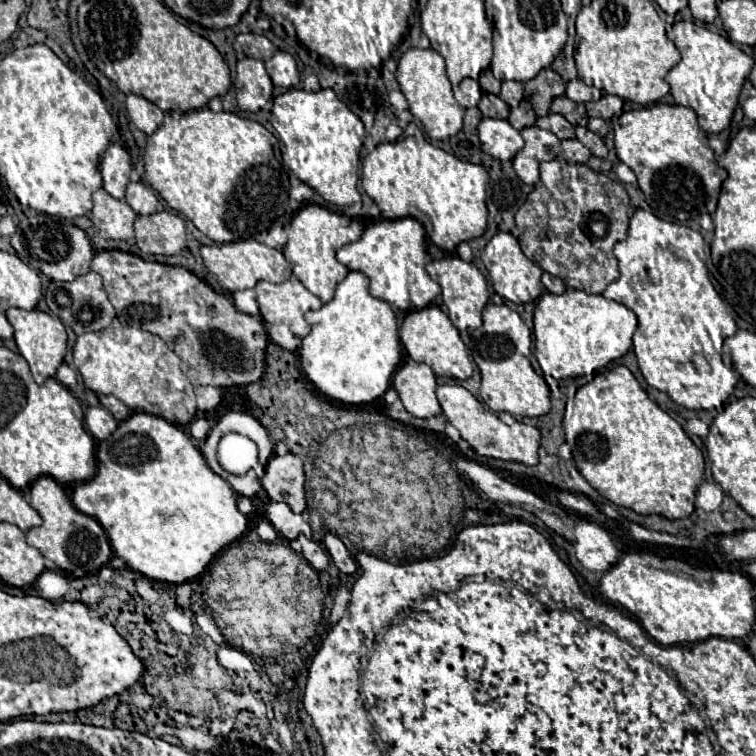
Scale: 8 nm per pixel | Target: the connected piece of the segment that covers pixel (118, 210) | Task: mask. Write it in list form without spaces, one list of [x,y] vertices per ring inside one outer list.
[[[99,188],[93,194],[93,204],[95,206],[91,212],[91,222],[101,238],[133,242],[135,238],[133,222],[137,214],[125,200],[117,200],[109,196],[103,188]]]

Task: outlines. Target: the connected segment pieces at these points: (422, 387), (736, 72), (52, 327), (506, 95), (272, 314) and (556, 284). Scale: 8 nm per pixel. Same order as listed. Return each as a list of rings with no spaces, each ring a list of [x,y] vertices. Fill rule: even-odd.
[[[405,362],[393,376],[393,388],[397,390],[403,406],[417,418],[431,418],[441,414],[441,406],[435,396],[437,380],[427,364]]]
[[[675,22],[667,25],[667,37],[677,46],[681,62],[669,70],[667,82],[675,104],[693,108],[699,120],[699,126],[707,134],[719,134],[731,124],[737,98],[747,74],[753,68],[753,58],[737,48],[731,40],[721,34],[709,32],[693,22]]]
[[[9,308],[5,312],[9,324],[15,328],[15,342],[19,346],[21,356],[29,362],[33,378],[37,384],[43,384],[47,378],[55,376],[59,364],[65,358],[67,352],[67,332],[65,326],[57,316],[51,316],[41,310],[21,310],[21,308]]]
[[[505,80],[503,86],[501,86],[501,94],[499,96],[501,96],[501,100],[505,100],[505,104],[515,108],[523,100],[523,84]]]
[[[289,278],[281,284],[259,282],[255,286],[261,318],[269,324],[285,324],[299,338],[309,334],[309,324],[303,314],[307,310],[321,308],[321,300],[313,296],[297,278]]]
[[[543,272],[543,286],[545,286],[549,292],[553,292],[553,294],[563,294],[563,292],[567,290],[565,282],[563,282],[561,278],[549,274],[549,272]]]

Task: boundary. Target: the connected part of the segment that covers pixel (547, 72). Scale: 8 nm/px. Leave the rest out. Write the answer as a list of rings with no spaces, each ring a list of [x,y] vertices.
[[[551,68],[541,70],[533,80],[525,82],[525,98],[533,104],[537,116],[547,116],[555,96],[565,94],[565,82]]]

